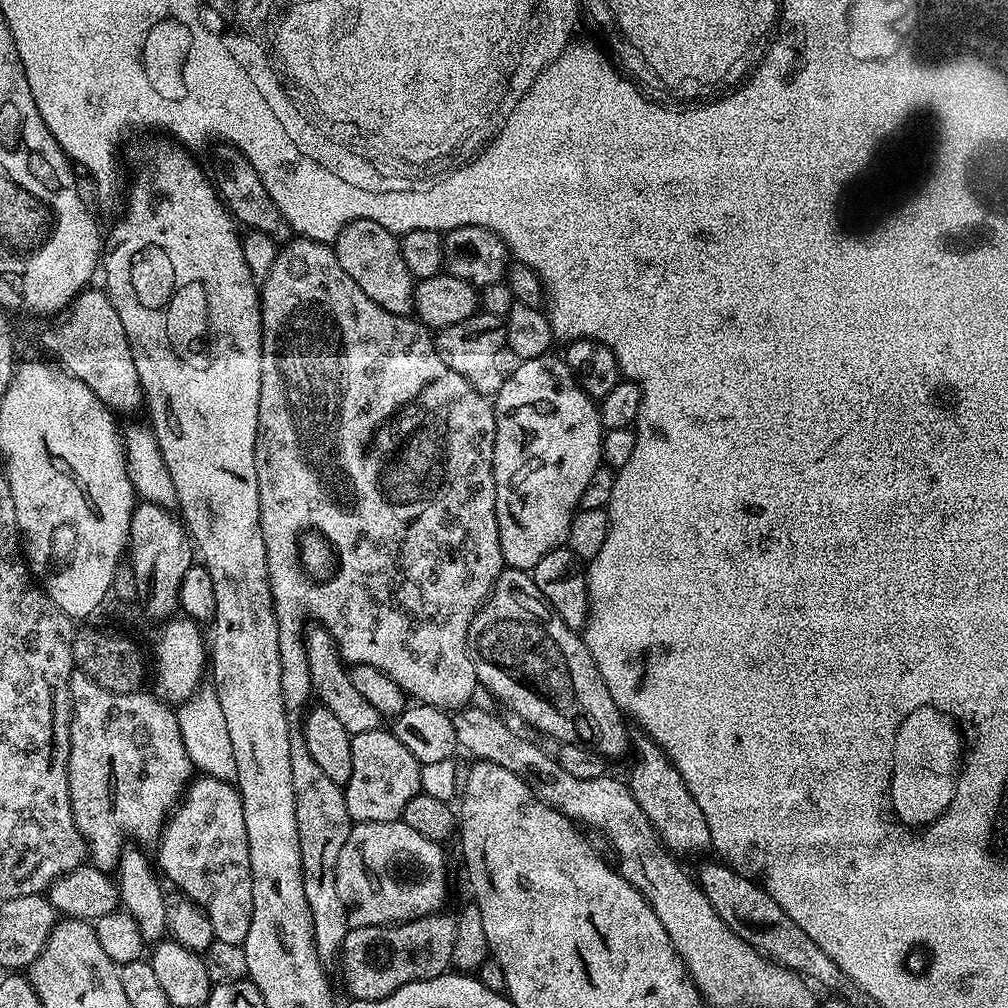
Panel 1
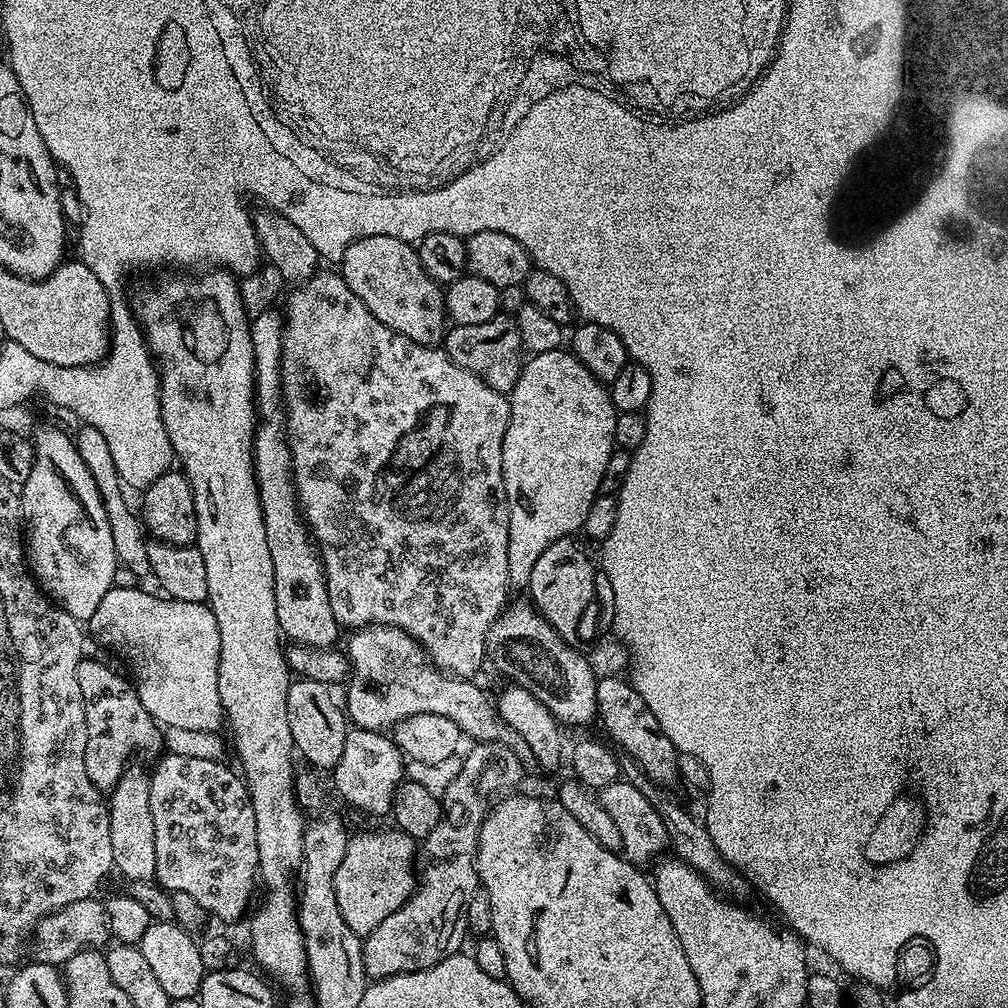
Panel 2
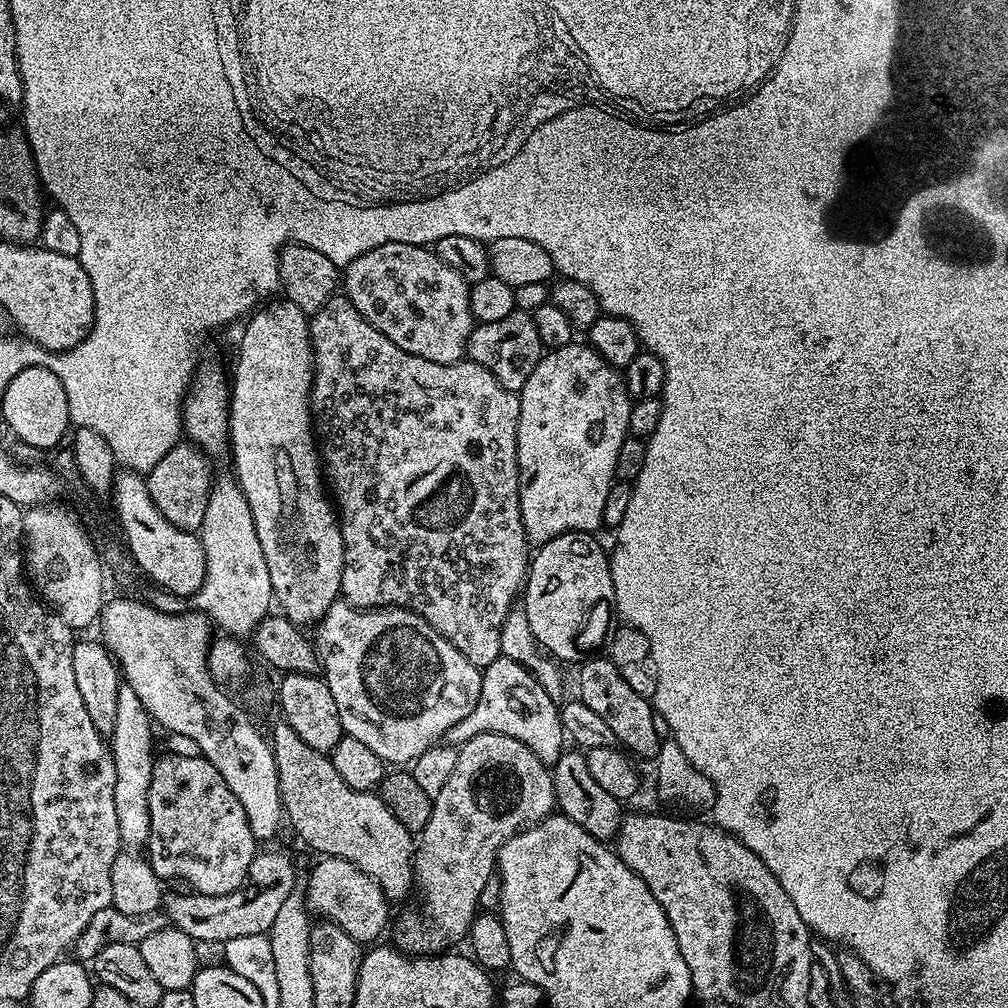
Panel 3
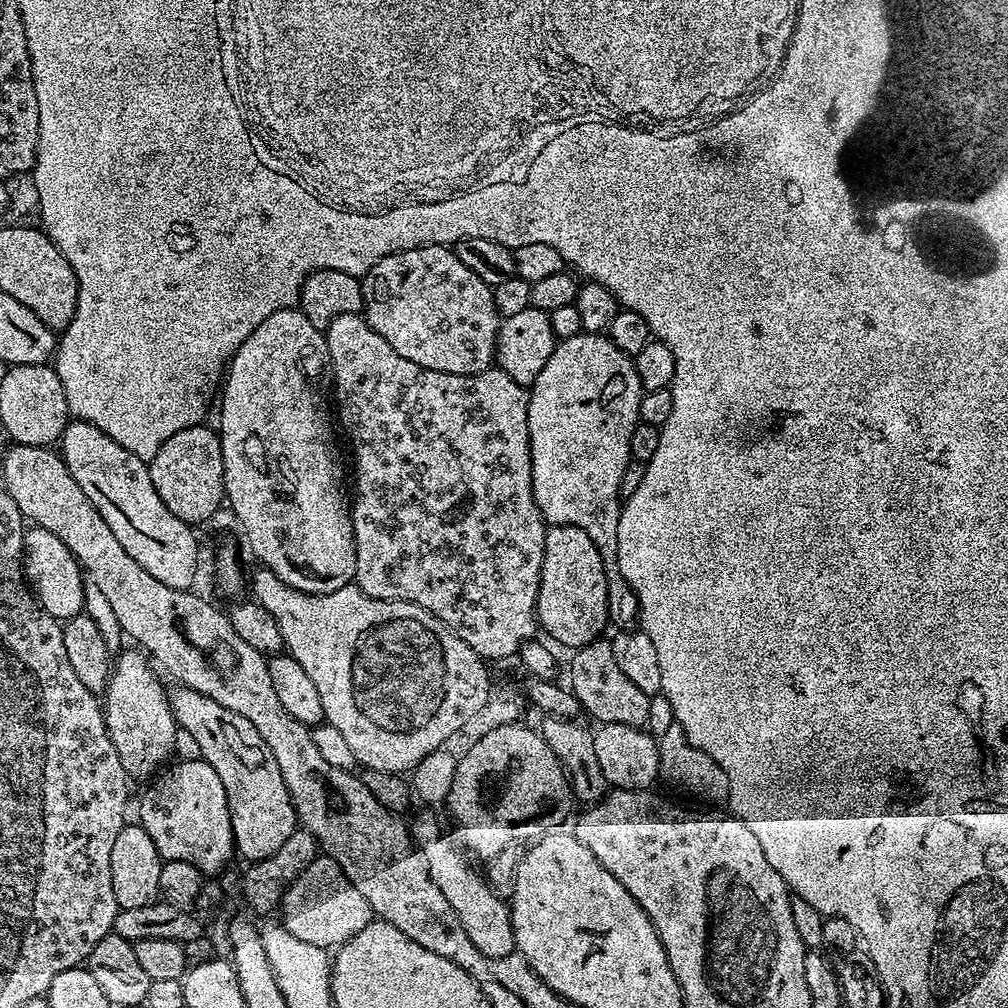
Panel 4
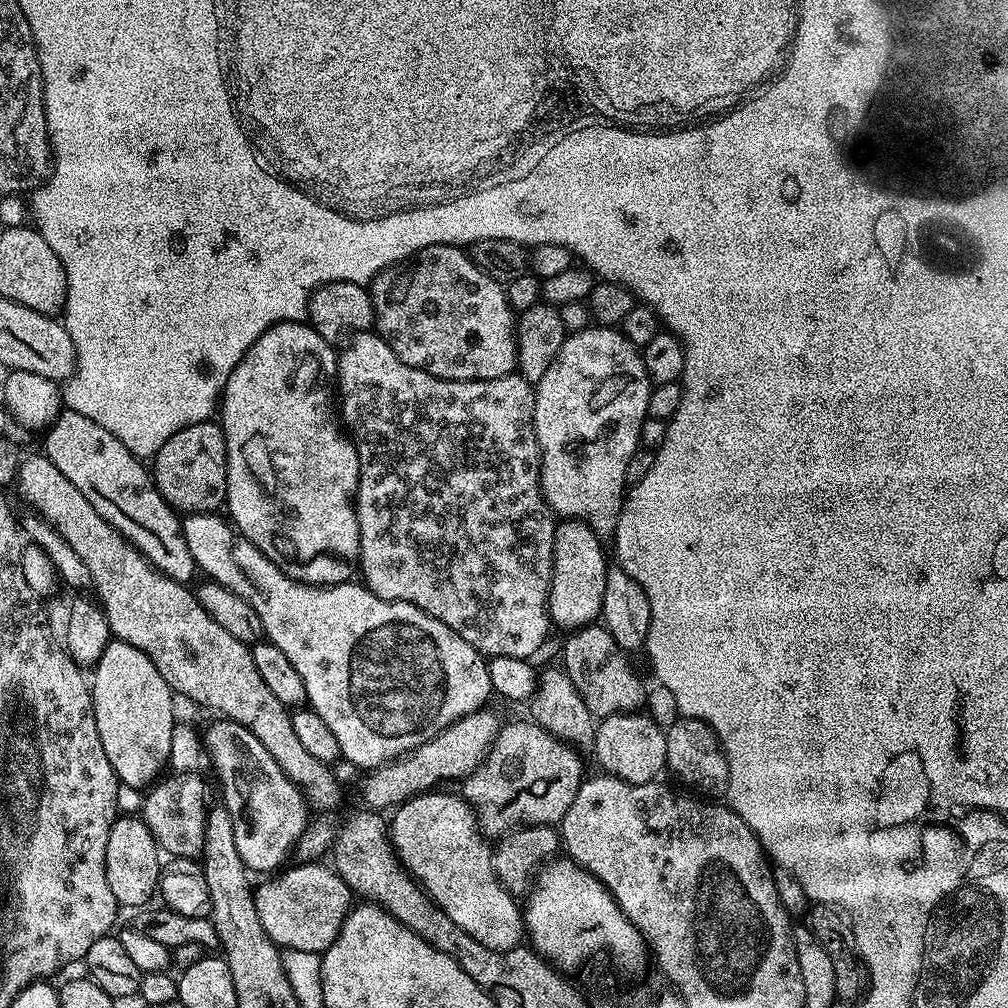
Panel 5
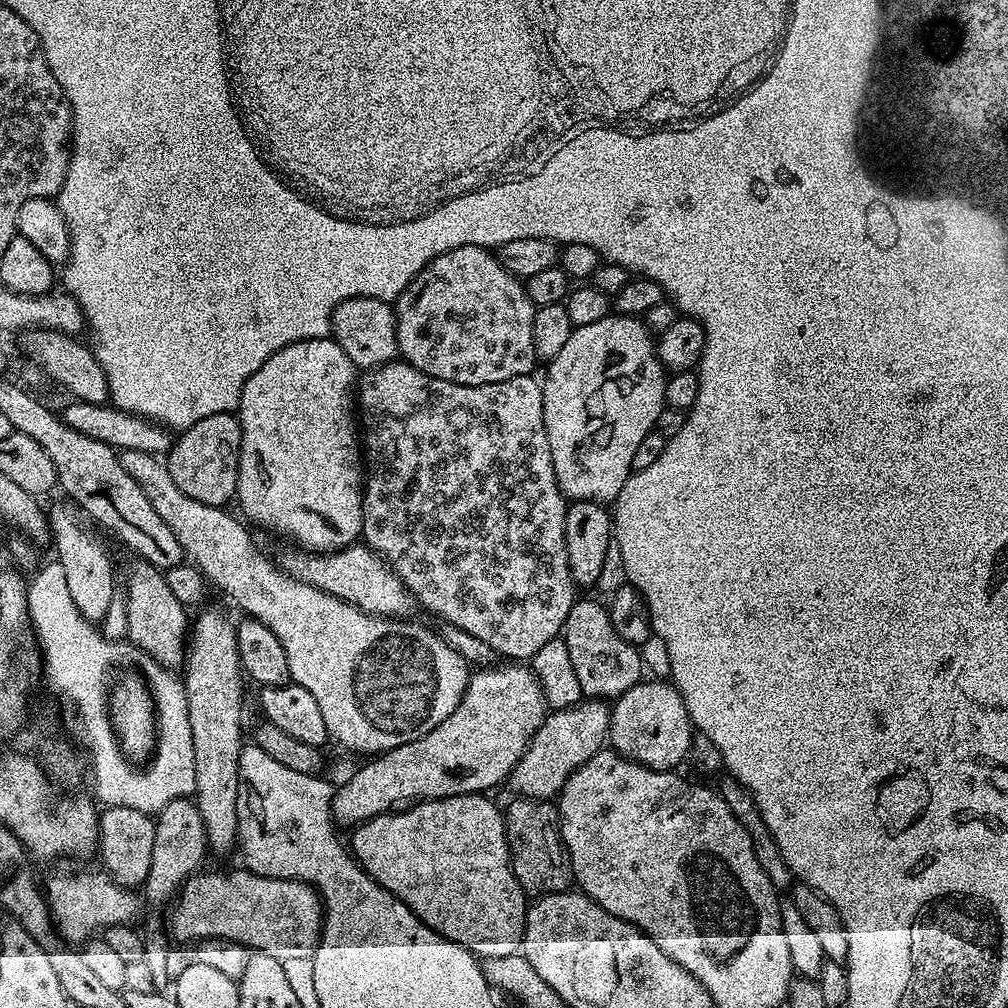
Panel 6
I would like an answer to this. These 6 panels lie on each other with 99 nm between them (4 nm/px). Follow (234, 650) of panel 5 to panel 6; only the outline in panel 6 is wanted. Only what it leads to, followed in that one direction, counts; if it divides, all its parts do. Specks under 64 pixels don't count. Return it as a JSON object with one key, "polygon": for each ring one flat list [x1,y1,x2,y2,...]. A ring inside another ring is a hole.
{"polygon":[[136,562,128,572,128,601,124,608,128,611,128,636,145,652,143,655,163,668,179,669,186,660,190,612,186,605,174,598,164,572,147,562]]}

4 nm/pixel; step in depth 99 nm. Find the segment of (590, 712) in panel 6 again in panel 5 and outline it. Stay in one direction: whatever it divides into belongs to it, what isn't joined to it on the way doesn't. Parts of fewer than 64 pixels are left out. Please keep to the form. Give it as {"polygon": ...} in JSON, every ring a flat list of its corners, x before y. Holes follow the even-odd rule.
{"polygon":[[531,718,505,723,488,757,462,781,462,795,476,811,483,831,499,838,526,824,559,825,574,794,586,779,584,764,575,747,550,733]]}

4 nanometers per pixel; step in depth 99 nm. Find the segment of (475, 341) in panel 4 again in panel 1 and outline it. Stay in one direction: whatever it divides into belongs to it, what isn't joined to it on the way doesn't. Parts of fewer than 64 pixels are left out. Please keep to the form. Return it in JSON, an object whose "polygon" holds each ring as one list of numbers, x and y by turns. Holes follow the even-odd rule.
{"polygon":[[355,220,338,234,334,247,342,270,358,282,362,294,366,294,370,302,378,302,382,310,390,310,390,314,398,316,407,316,413,311,414,278,406,266,406,258,402,258,397,233,378,226,378,222]]}

